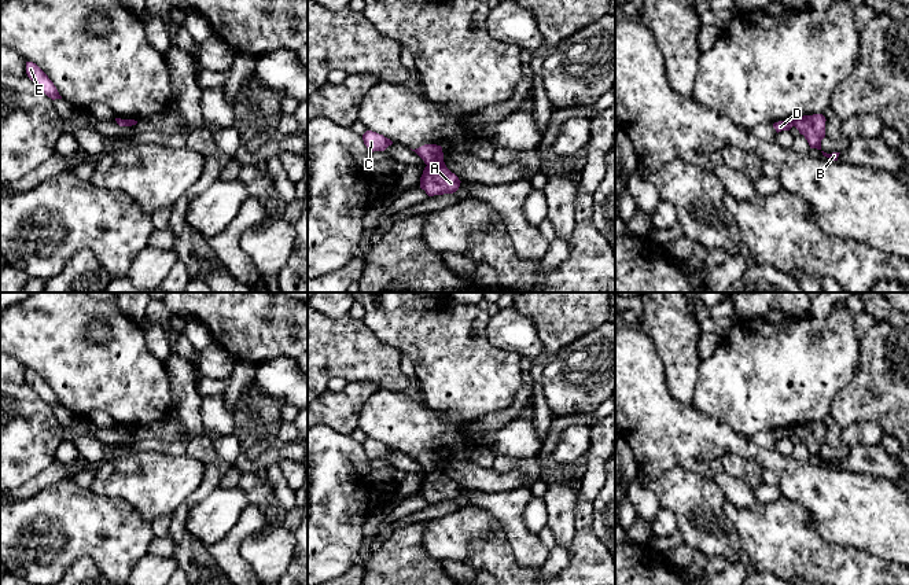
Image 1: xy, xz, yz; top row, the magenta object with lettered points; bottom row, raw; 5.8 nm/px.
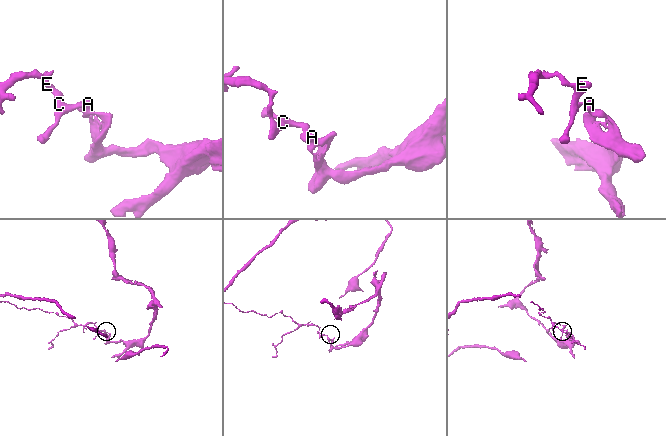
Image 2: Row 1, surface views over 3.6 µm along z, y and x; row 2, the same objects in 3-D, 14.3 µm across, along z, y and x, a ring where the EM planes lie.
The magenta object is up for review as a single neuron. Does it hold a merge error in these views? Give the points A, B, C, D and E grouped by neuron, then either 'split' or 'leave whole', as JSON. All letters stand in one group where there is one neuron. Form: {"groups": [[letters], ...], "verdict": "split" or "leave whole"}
{"groups": [["A", "B"], ["C", "D", "E"]], "verdict": "split"}

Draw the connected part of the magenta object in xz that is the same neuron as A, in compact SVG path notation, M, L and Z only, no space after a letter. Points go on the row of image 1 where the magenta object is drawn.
M444 159L427 165L420 177L420 188L428 196L453 194L459 190L460 183L459 177L446 168Z

